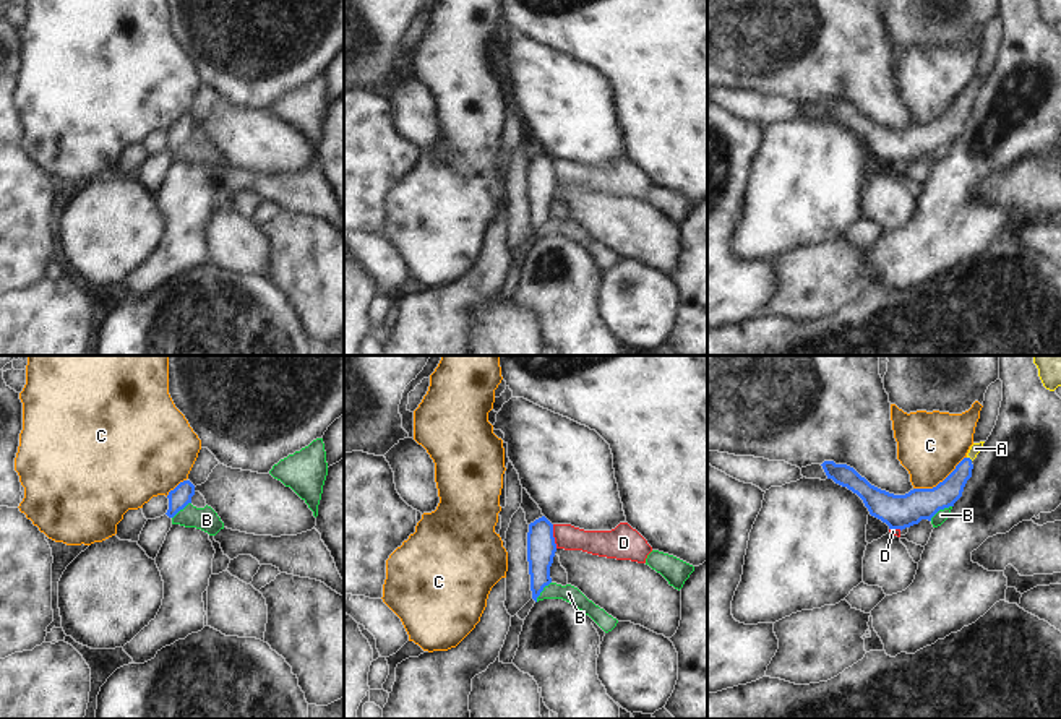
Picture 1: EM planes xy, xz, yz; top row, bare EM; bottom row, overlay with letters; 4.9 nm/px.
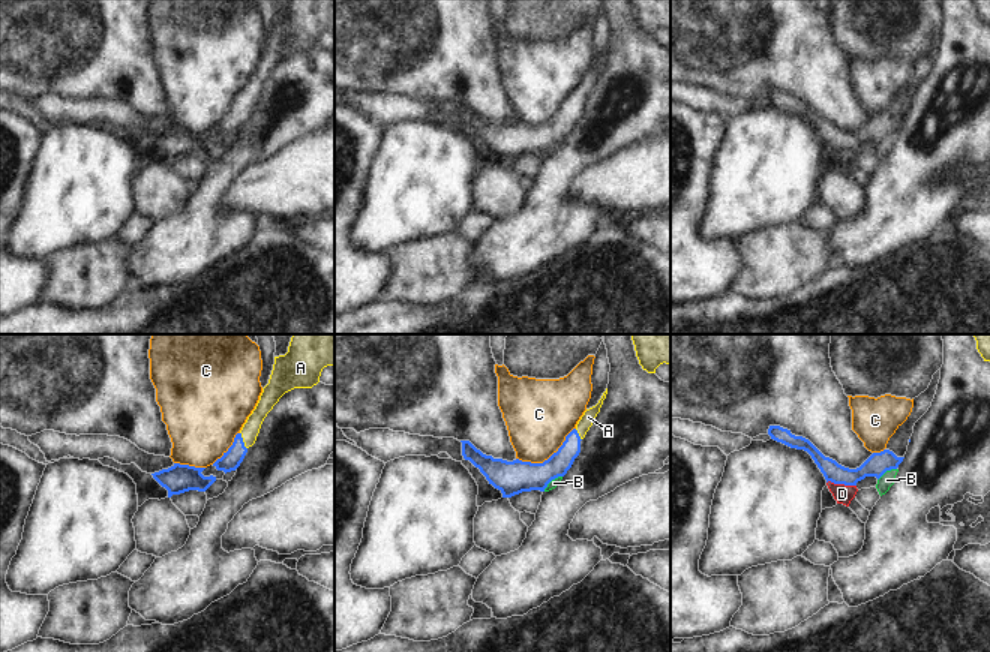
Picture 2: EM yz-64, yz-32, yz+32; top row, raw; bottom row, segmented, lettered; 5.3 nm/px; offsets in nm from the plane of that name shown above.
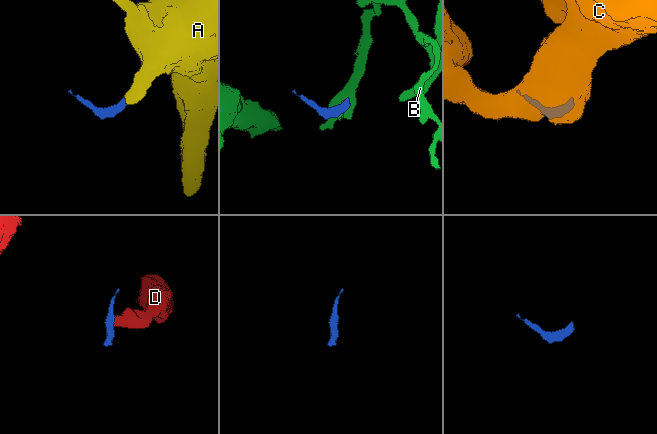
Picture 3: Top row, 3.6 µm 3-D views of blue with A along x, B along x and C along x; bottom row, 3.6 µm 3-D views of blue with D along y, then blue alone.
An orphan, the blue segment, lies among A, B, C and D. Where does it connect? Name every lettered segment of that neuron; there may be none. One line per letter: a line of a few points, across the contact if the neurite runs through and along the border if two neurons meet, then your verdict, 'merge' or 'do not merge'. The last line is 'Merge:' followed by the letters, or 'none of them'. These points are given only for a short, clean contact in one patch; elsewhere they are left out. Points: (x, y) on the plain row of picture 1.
A: yz (949, 127), (969, 94), (975, 85) | merge
B: yz (951, 142), (940, 146), (930, 156) | do not merge
C: yz (966, 93), (935, 122), (914, 125) | do not merge
D: xz (552, 161), (557, 184) | do not merge
Merge: A

